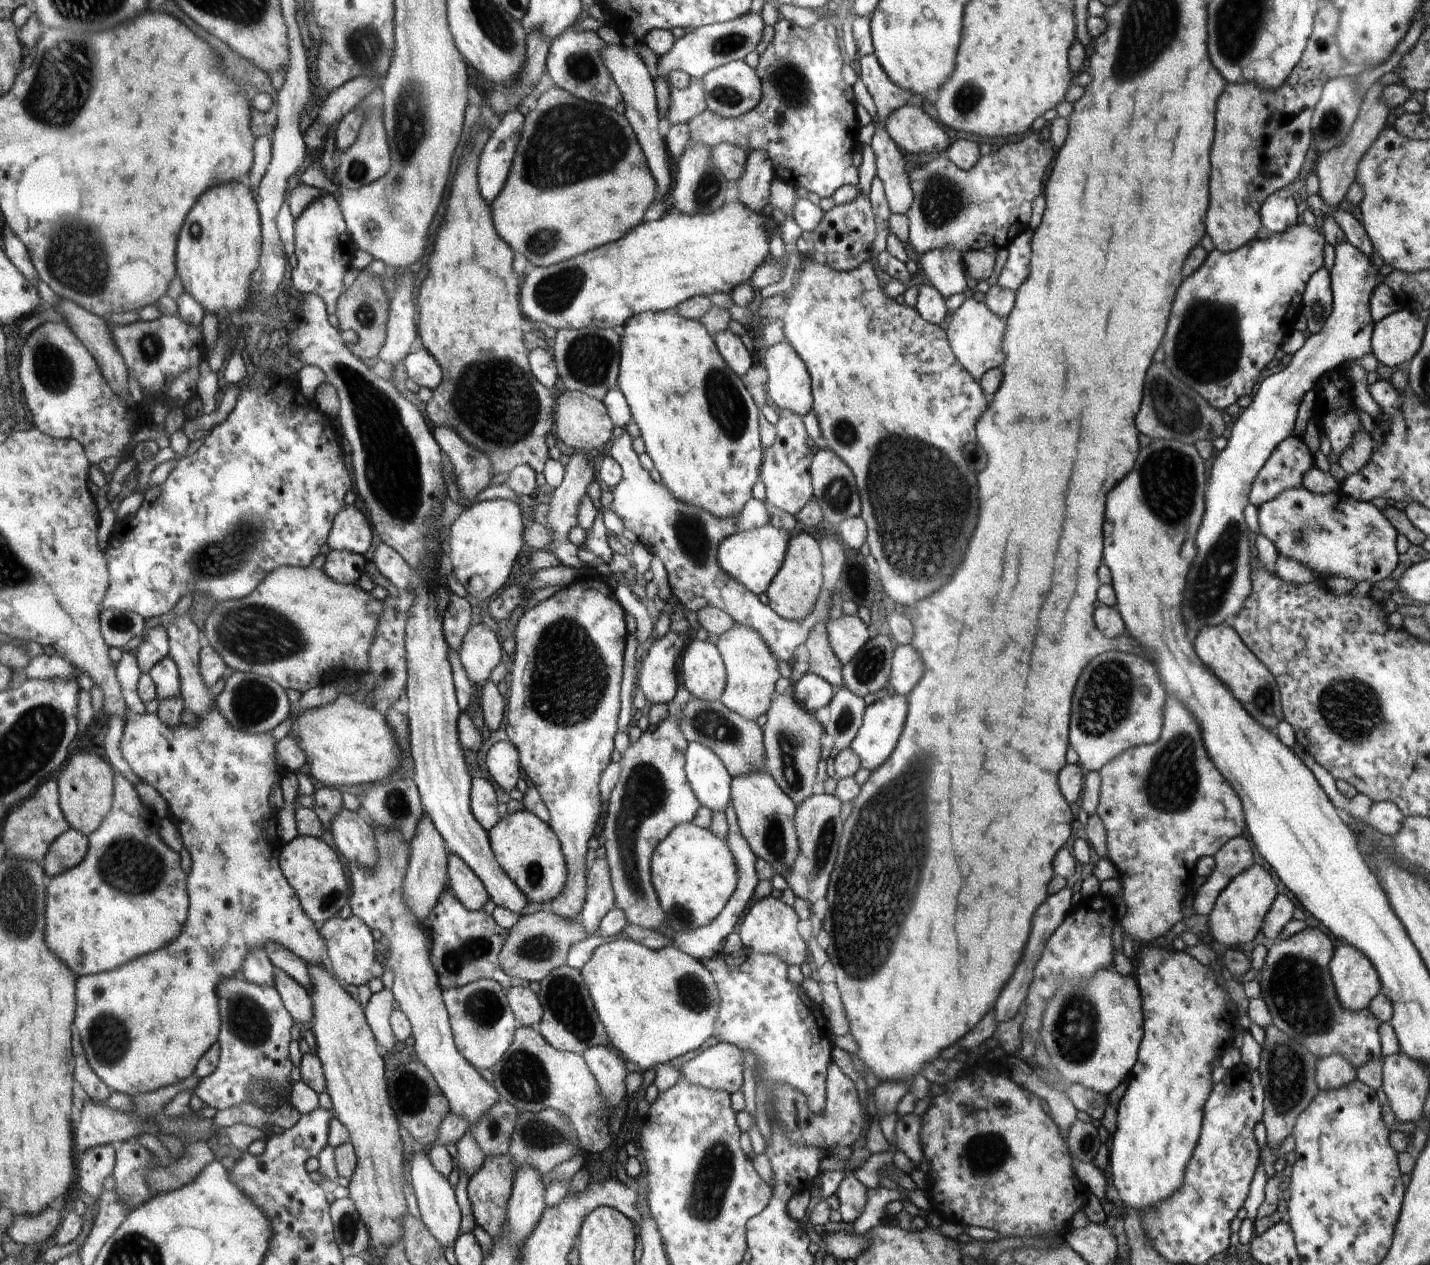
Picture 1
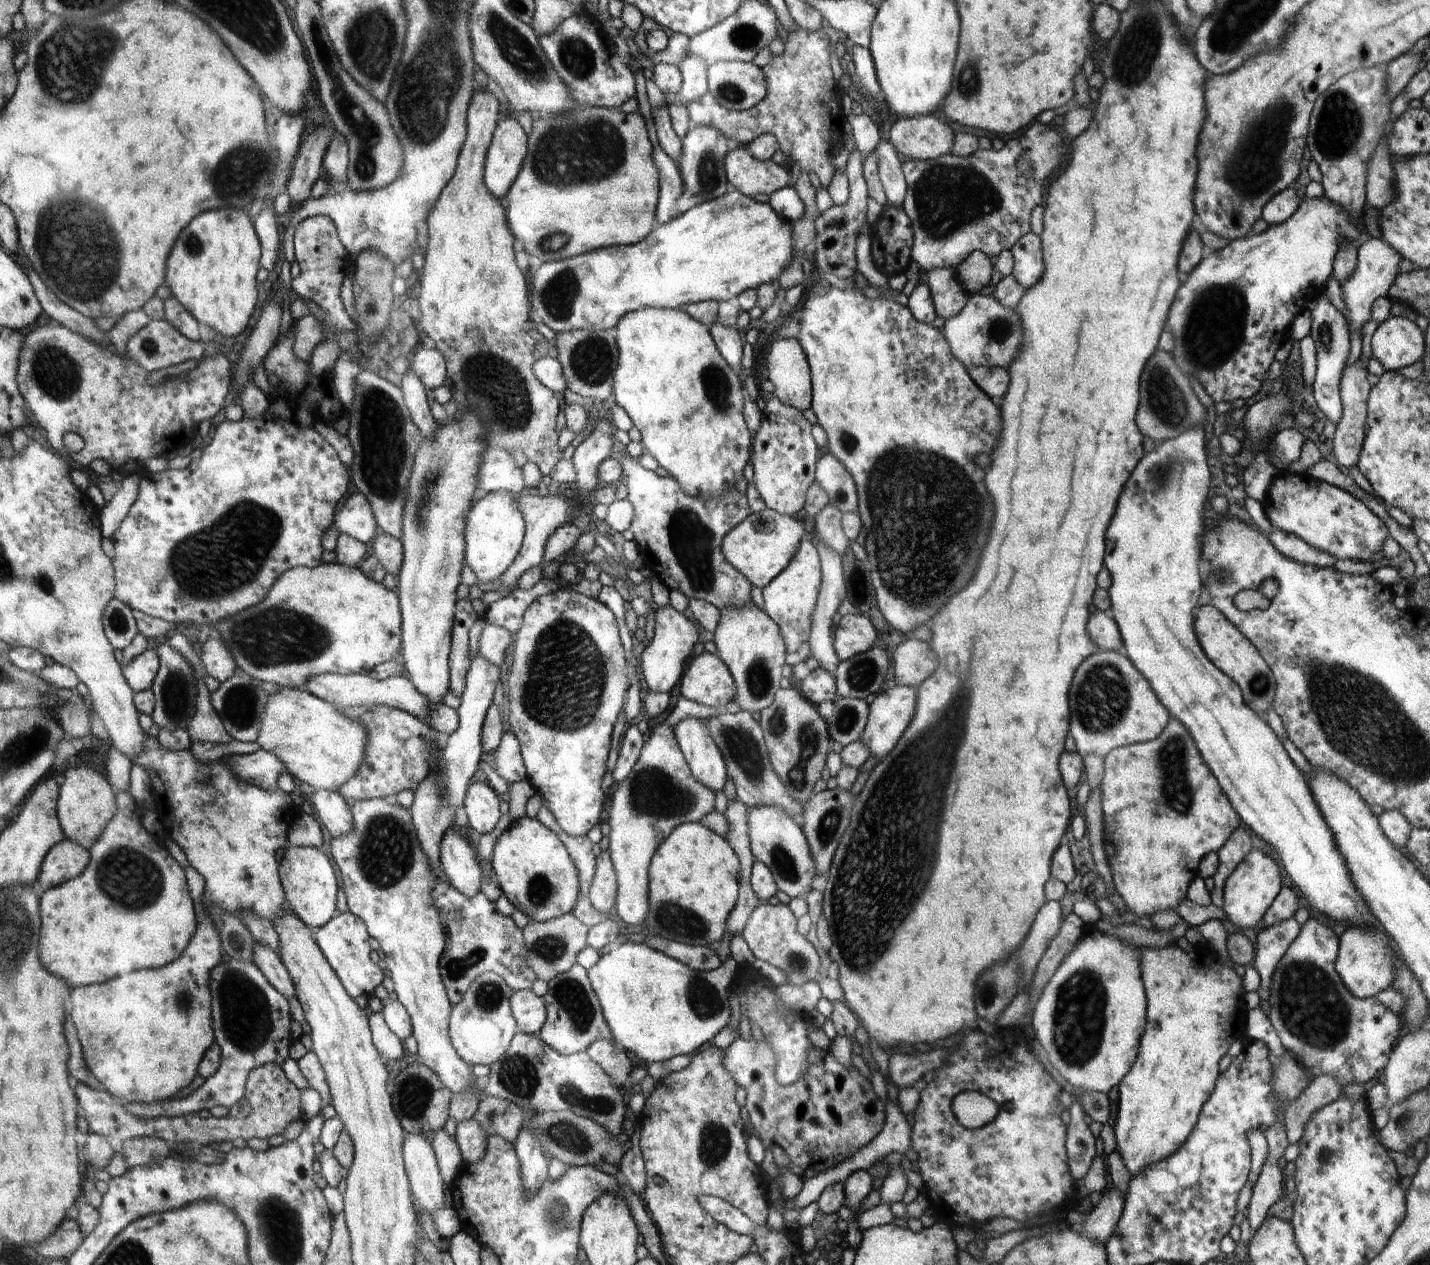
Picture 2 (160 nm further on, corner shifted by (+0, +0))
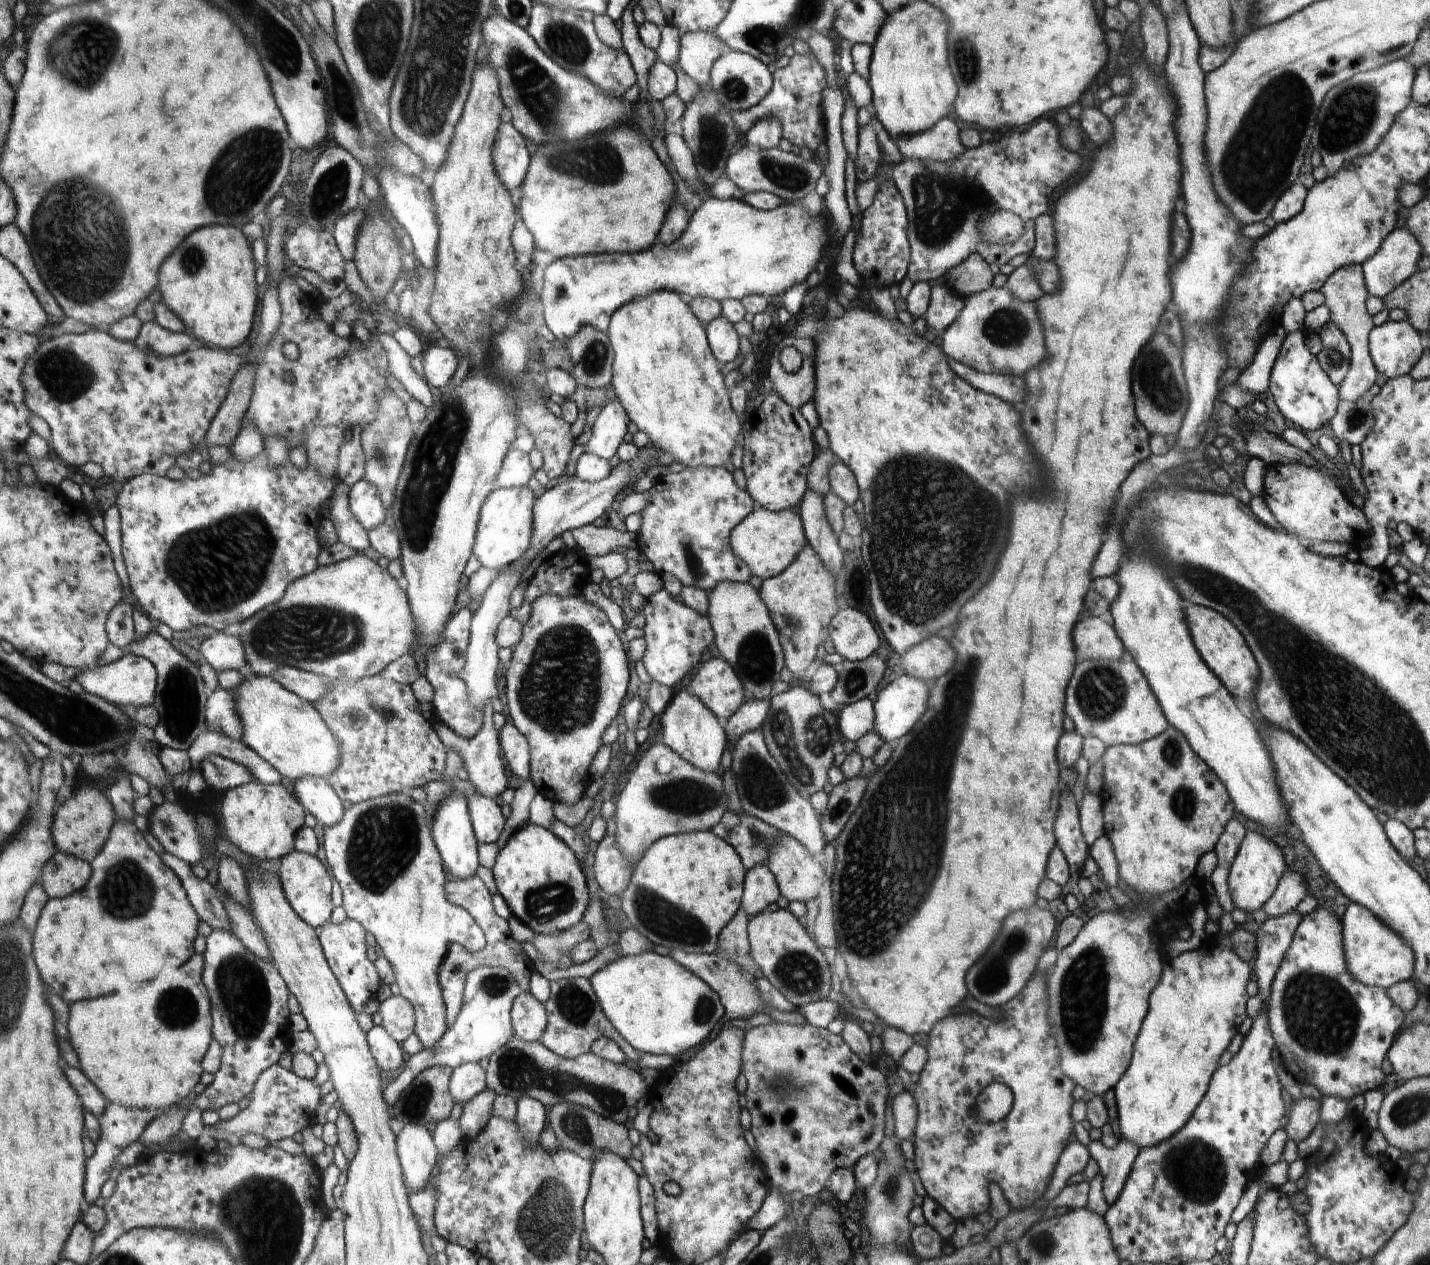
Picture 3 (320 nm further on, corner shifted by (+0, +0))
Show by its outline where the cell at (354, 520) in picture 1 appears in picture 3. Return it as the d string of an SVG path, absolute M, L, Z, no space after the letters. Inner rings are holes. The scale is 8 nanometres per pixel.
M366 479L356 482L349 490L350 510L356 518L364 525L366 530L373 526L382 524L386 518L386 510L378 489L372 481Z

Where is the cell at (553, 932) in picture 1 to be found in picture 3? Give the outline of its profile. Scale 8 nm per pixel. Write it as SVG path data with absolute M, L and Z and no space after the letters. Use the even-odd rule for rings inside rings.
M580 922L557 935L536 935L534 946L542 954L544 960L550 962L554 968L558 968L560 955L569 956L569 950L579 942L588 940L590 933L590 926Z

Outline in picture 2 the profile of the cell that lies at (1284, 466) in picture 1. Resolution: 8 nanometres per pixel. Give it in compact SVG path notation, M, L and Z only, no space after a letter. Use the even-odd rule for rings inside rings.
M1267 450L1257 454L1242 473L1244 490L1250 498L1262 502L1266 497L1268 487L1275 475L1275 470L1267 459Z

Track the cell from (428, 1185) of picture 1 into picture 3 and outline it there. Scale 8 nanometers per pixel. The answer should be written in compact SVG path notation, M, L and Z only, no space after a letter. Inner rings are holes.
M408 1123L397 1134L398 1155L410 1189L424 1188L440 1158L438 1145L426 1125Z

